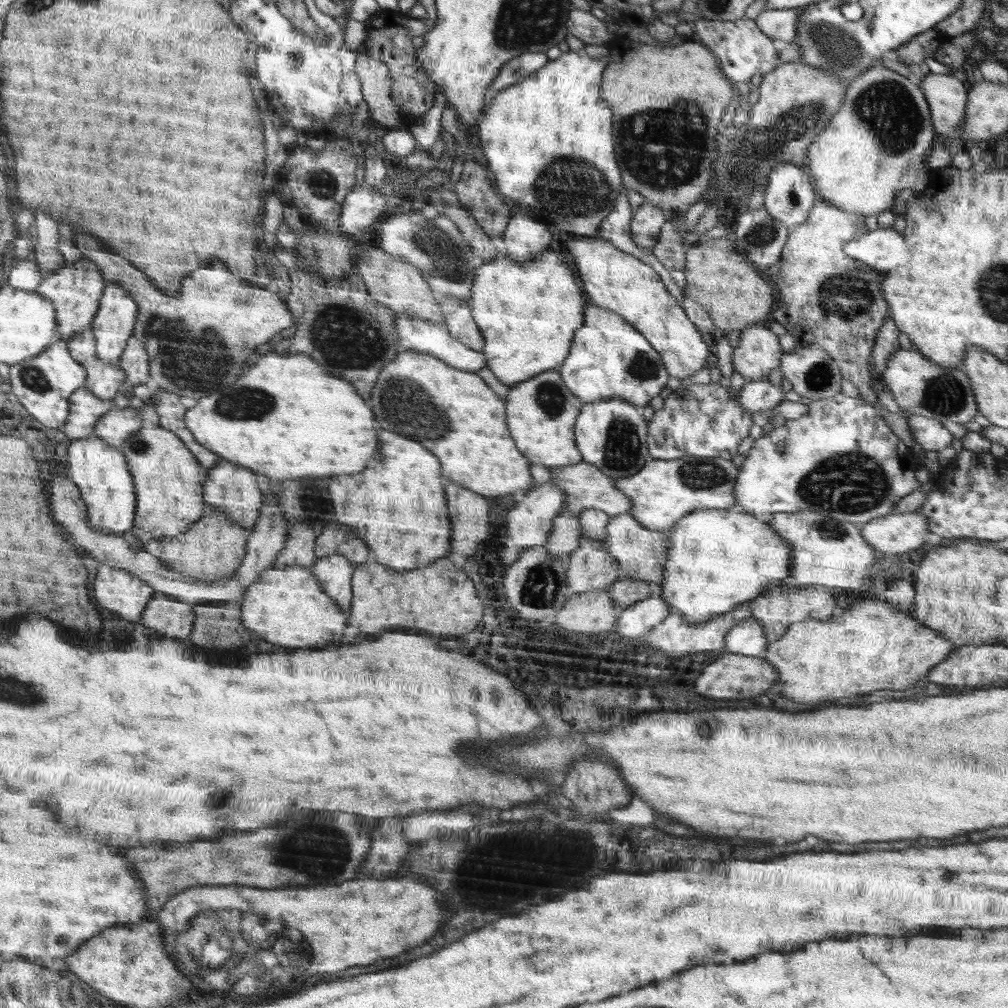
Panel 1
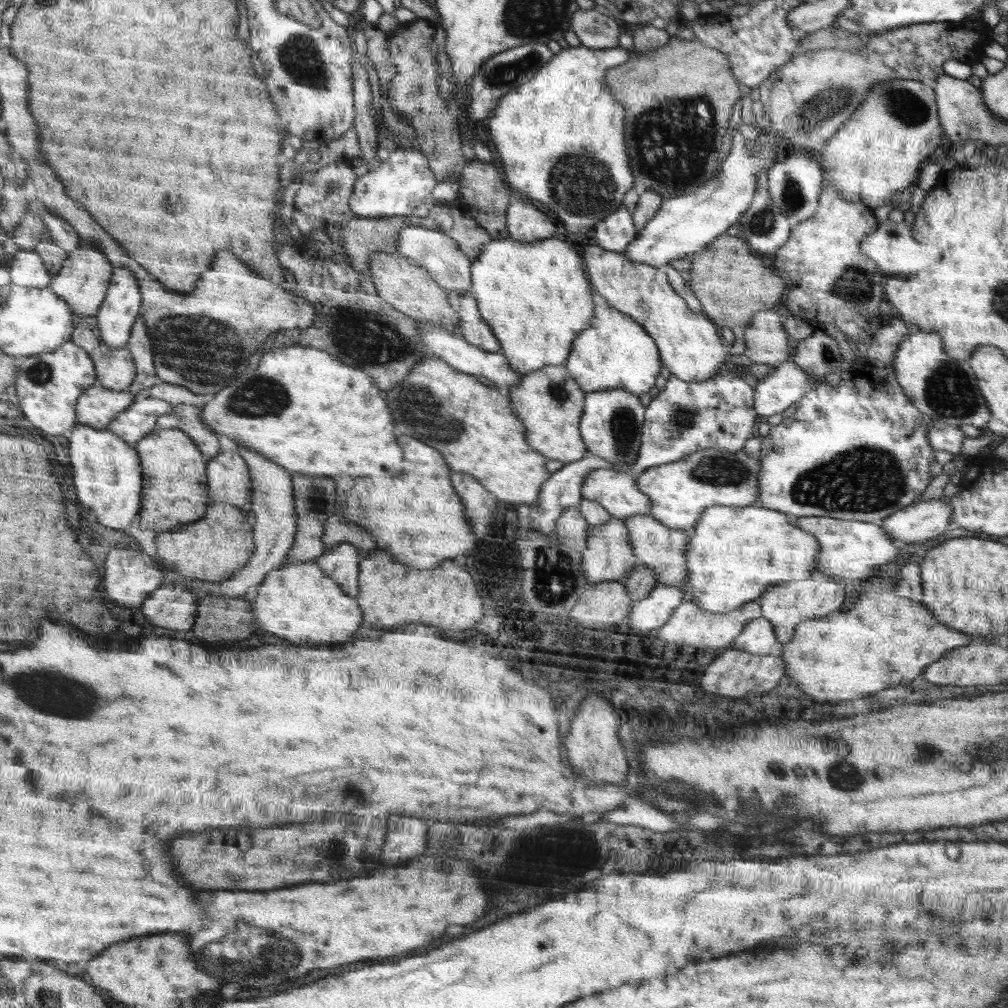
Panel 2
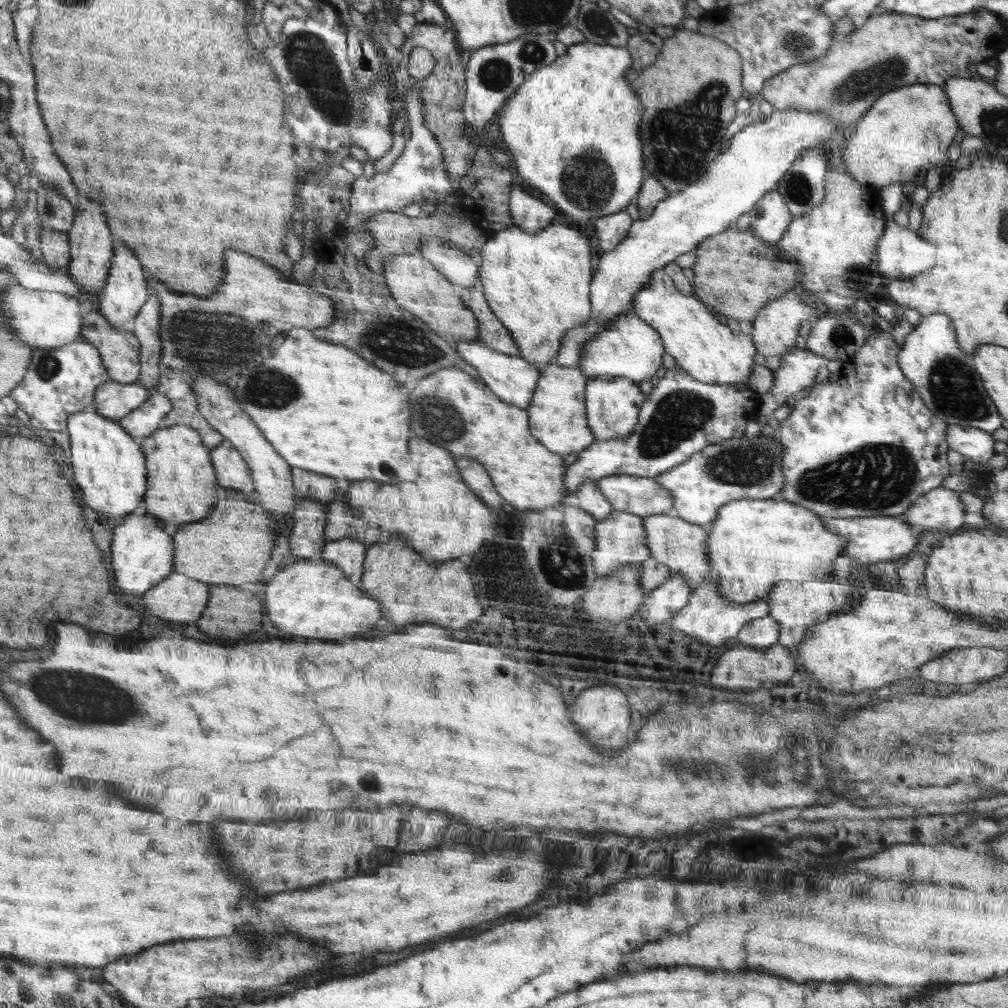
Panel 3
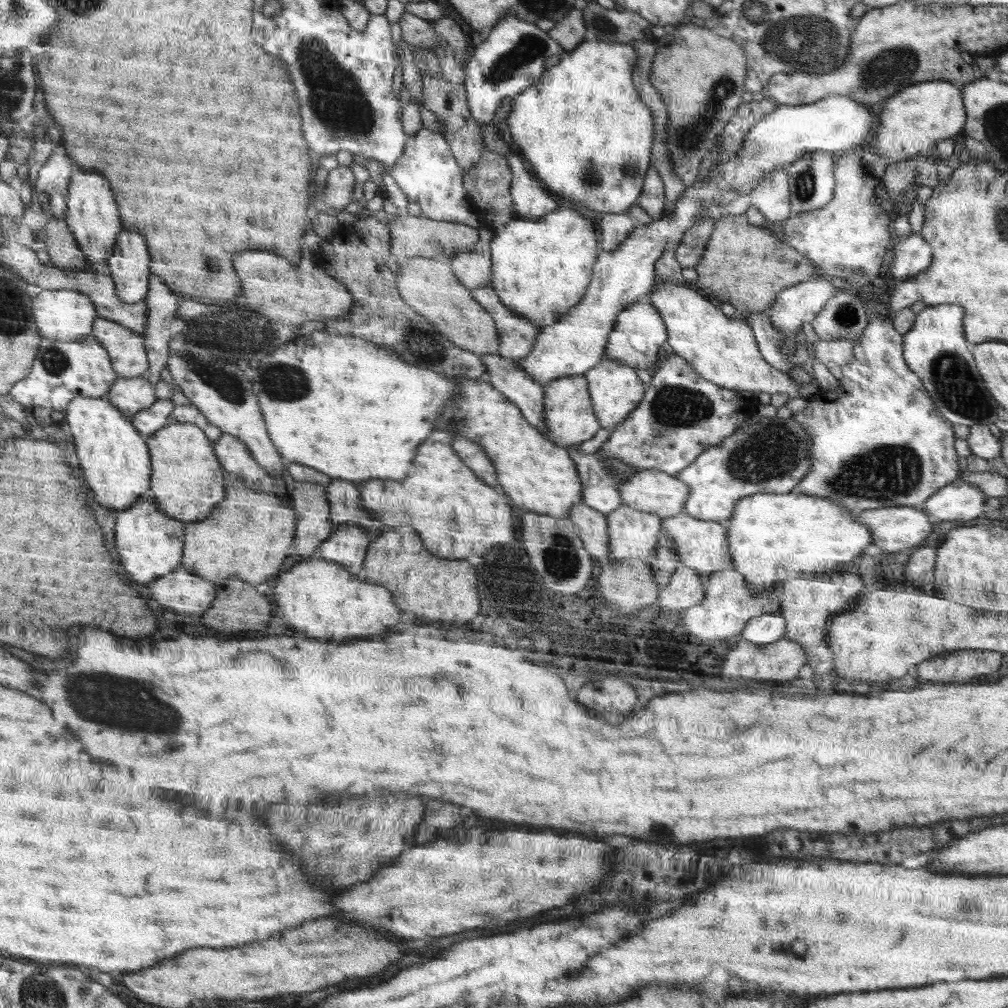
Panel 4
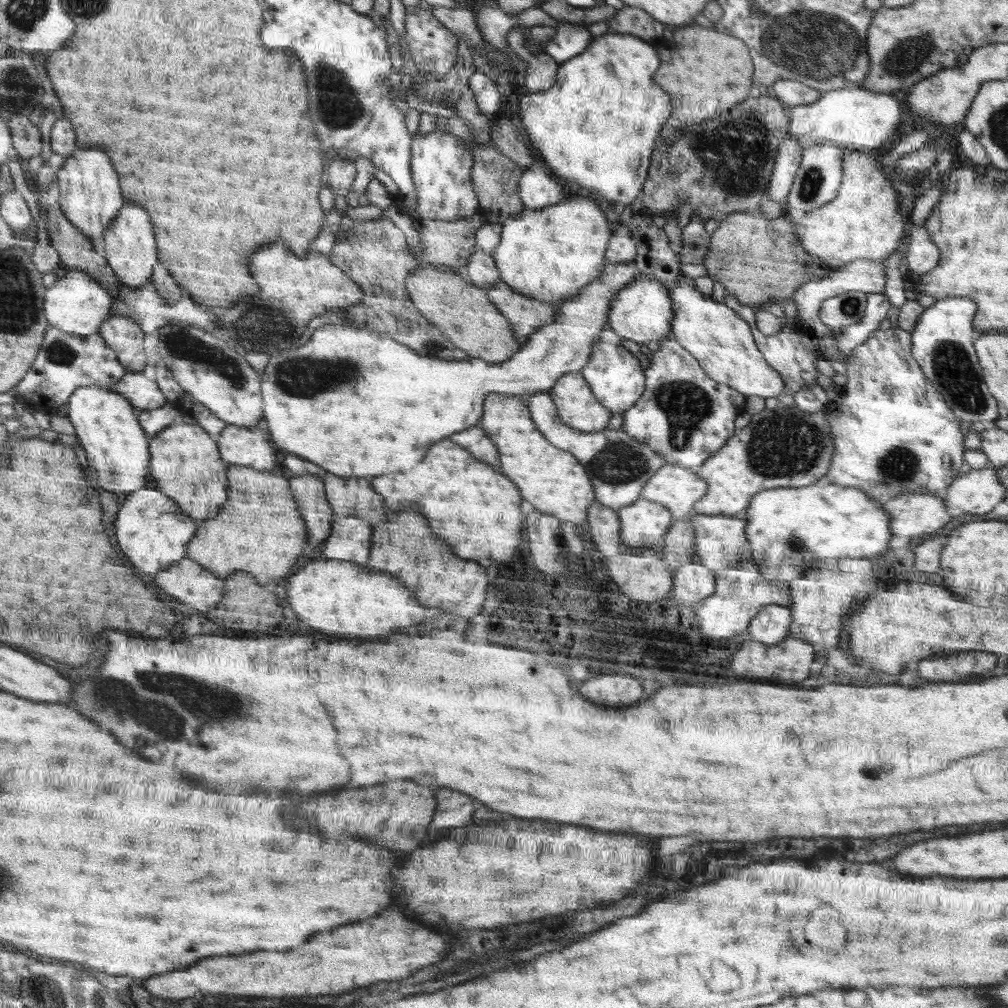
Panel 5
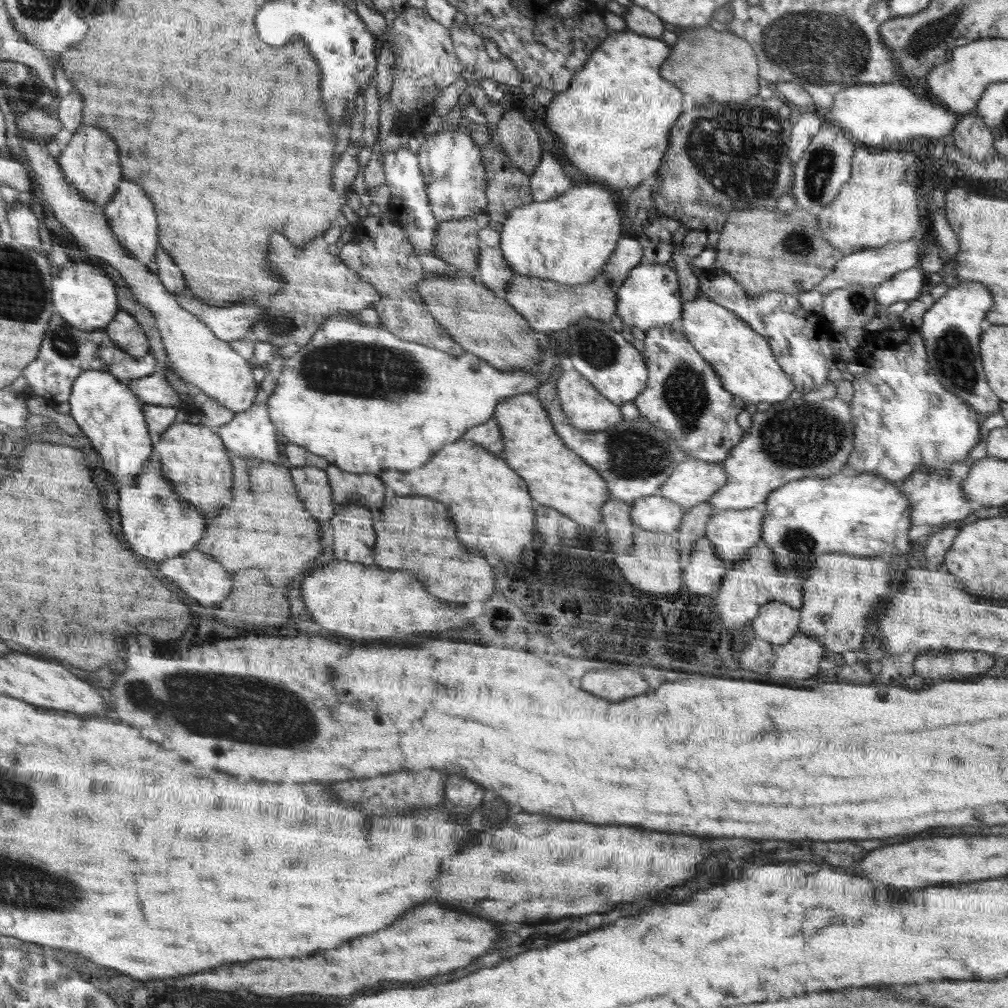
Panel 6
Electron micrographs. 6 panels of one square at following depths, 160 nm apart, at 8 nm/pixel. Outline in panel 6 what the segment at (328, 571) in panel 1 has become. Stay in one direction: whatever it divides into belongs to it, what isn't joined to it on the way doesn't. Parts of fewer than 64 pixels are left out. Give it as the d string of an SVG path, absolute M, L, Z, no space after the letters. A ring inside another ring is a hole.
M349 501L340 504L338 514L330 522L333 534L333 554L338 560L372 564L368 560L374 548L374 530L369 507L356 506Z

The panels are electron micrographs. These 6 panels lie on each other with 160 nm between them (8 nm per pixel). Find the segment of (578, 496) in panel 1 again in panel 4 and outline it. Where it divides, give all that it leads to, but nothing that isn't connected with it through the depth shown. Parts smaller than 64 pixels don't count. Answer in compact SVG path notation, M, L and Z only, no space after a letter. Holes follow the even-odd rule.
M661 470L633 473L630 480L621 482L620 488L624 505L658 514L664 519L684 512L691 492L684 480Z

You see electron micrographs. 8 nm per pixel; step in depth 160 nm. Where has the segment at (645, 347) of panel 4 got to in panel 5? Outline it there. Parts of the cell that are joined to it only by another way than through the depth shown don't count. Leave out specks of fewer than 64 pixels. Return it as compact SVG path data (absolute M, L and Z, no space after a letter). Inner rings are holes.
M639 273L635 281L626 290L622 290L622 294L617 295L614 306L609 310L608 324L620 338L632 340L643 348L650 340L662 341L667 338L666 334L672 329L675 313L670 289L664 283L650 278L648 274Z

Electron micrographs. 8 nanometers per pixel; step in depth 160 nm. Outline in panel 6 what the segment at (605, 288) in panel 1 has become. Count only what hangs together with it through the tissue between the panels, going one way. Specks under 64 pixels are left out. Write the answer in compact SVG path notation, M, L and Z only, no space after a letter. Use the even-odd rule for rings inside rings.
M700 293L692 300L681 299L680 318L684 334L720 375L726 391L746 399L750 404L772 404L785 401L797 390L793 379L781 369L769 341L745 320L738 318L734 311Z

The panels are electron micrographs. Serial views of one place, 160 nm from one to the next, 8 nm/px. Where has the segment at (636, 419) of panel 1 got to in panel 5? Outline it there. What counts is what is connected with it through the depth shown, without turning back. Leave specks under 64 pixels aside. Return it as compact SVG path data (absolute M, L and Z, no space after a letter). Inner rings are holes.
M599 339L593 344L592 356L589 364L580 371L586 382L590 382L590 386L594 386L594 393L598 394L598 398L602 398L602 402L606 402L606 406L610 406L612 414L624 413L631 406L634 406L641 399L644 393L644 370L640 366L640 362L628 352L624 350L622 345L608 344L608 342Z

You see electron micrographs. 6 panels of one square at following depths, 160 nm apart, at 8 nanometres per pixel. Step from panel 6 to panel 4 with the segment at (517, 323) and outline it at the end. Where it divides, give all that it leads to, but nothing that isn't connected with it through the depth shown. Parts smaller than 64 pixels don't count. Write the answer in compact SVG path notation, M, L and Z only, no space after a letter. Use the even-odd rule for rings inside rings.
M407 257L404 268L397 278L398 290L406 303L418 314L425 316L450 342L474 354L499 354L500 333L496 321L477 301L472 290L453 273L445 259Z

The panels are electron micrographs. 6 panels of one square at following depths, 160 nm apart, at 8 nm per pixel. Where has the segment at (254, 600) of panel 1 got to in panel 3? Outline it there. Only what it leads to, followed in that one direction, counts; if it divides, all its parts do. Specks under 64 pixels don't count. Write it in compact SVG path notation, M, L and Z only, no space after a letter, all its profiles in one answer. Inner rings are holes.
M294 559L288 568L266 584L266 616L284 632L304 638L322 640L348 640L358 632L370 630L382 618L380 604L362 594L344 575L340 567L330 562L314 559Z

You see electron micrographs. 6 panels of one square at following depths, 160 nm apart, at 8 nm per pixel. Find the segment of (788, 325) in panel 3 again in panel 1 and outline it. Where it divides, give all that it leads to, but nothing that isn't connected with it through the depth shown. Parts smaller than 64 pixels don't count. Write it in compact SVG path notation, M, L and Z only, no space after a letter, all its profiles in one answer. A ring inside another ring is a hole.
M757 323L741 331L738 346L734 347L732 368L746 382L766 380L770 370L780 368L781 356L779 336L770 331L767 323Z

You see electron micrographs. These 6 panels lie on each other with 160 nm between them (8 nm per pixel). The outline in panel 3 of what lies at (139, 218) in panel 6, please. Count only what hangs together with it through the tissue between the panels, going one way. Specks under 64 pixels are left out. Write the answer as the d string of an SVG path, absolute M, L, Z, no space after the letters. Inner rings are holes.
M117 241L115 253L116 256L113 257L112 268L109 270L109 278L103 288L98 310L108 318L113 326L120 327L138 314L148 298L150 288L147 279L149 275L141 265L140 259L134 255L133 248Z

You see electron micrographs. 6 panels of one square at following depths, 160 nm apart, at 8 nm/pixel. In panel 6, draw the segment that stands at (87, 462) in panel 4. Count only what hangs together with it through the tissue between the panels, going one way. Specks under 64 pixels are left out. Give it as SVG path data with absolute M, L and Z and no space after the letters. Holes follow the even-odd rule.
M86 370L74 380L70 390L70 415L89 441L91 447L102 456L104 470L114 482L134 484L140 476L144 462L150 458L152 442L133 390L109 371Z

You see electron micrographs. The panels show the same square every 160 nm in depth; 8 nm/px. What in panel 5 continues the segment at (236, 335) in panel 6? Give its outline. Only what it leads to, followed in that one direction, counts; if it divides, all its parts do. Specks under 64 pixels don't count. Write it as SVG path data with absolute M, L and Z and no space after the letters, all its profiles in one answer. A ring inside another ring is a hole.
M151 282L132 290L126 286L118 289L117 295L111 293L113 297L111 316L125 316L132 318L134 322L141 325L141 329L146 334L152 334L154 330L160 330L163 326L170 324L180 324L182 326L194 326L204 330L216 330L216 325L220 324L220 317L216 311L206 311L196 305L189 296L181 296L176 302L168 303L161 297L157 287Z

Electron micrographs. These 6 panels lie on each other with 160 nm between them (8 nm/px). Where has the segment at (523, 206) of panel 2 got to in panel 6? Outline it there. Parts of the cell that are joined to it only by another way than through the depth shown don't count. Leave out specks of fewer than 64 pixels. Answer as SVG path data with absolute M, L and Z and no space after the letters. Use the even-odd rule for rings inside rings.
M544 152L536 172L530 175L533 202L546 202L572 189L572 180L564 174L560 160Z

